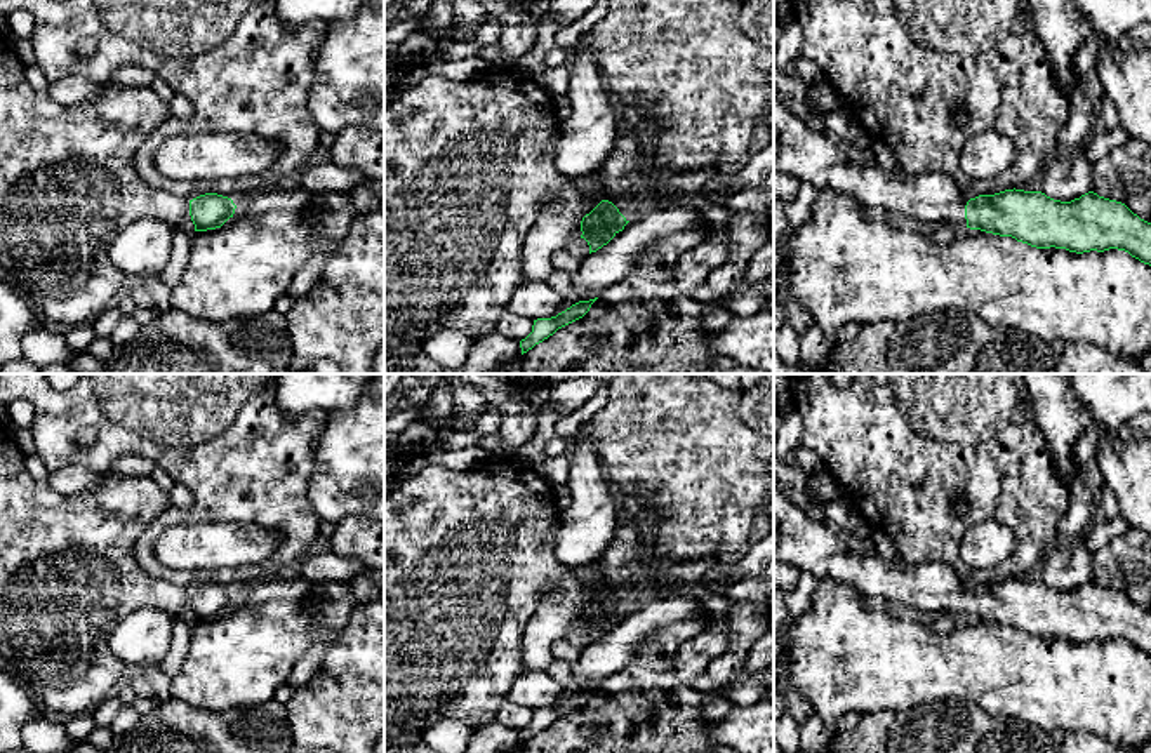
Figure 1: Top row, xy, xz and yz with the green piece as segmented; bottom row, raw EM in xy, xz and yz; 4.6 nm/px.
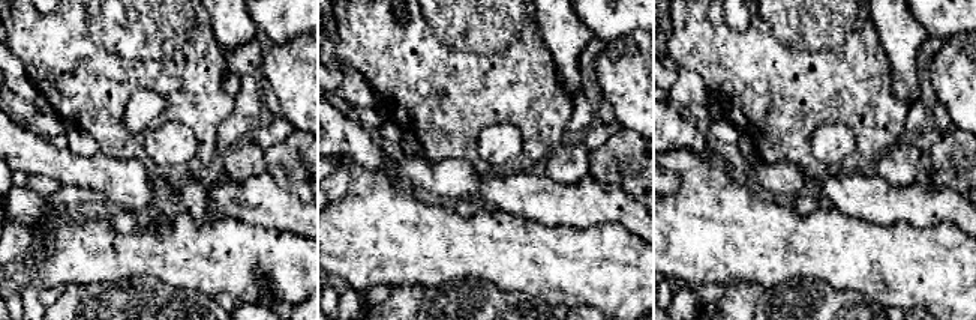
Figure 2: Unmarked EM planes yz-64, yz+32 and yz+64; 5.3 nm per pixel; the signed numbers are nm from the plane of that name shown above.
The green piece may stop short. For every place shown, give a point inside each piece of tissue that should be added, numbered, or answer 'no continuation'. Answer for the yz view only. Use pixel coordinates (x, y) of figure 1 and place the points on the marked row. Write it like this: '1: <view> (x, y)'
1: yz (812, 155)

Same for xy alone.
no continuation

